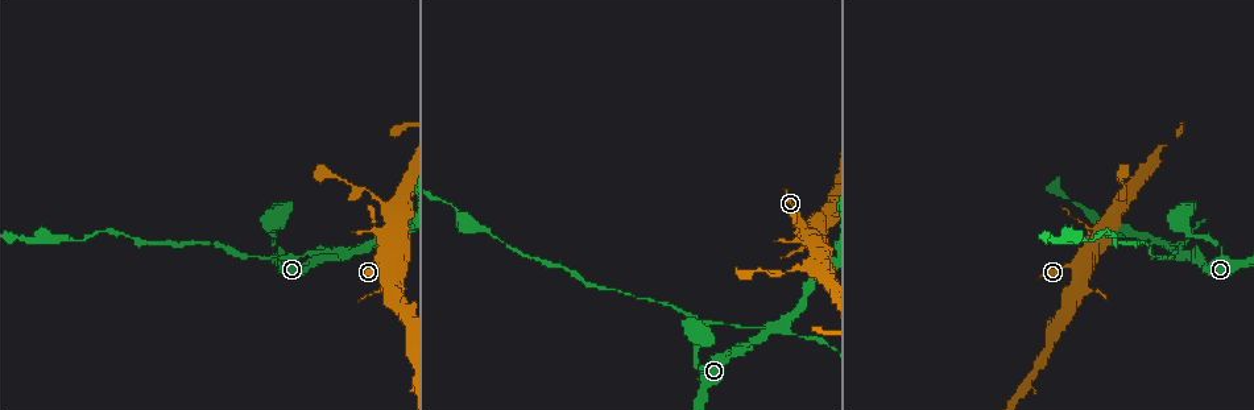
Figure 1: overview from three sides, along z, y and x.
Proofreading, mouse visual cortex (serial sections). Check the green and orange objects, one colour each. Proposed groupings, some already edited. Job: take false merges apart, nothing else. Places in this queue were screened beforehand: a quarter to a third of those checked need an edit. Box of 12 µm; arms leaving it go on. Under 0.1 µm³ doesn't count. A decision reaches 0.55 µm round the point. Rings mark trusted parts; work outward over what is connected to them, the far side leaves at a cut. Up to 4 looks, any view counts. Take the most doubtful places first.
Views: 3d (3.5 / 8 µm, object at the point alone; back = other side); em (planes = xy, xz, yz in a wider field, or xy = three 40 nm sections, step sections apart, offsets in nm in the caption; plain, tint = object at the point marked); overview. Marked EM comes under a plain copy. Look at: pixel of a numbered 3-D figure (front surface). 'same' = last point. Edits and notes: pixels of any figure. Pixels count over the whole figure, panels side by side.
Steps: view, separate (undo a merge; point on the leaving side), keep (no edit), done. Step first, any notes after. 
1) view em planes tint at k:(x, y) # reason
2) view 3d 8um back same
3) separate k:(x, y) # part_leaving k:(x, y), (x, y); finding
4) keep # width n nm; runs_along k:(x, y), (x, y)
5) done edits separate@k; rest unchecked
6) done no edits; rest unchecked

view 3d 8um at 1:(1180, 259) # a narrow waist

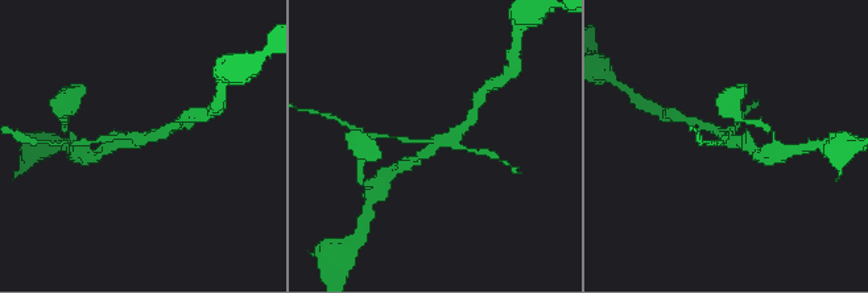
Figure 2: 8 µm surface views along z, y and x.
view em xy step 5 tint at 2:(732, 144) # arms 3; arm_widths 150, 300, 350 nm

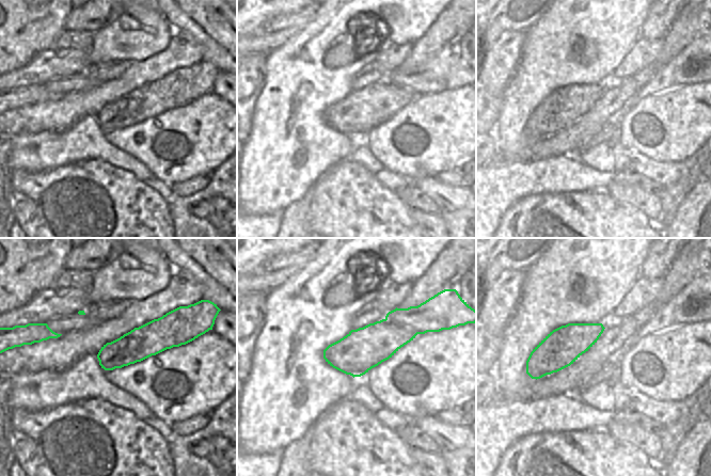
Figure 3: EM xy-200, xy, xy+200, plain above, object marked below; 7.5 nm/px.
separate 2:(405, 140) # part_leaving 2:(429, 141), (372, 135); two cells meet here

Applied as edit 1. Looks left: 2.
view 3d 3.5um at 1:(811, 266) # side arm on a straight run

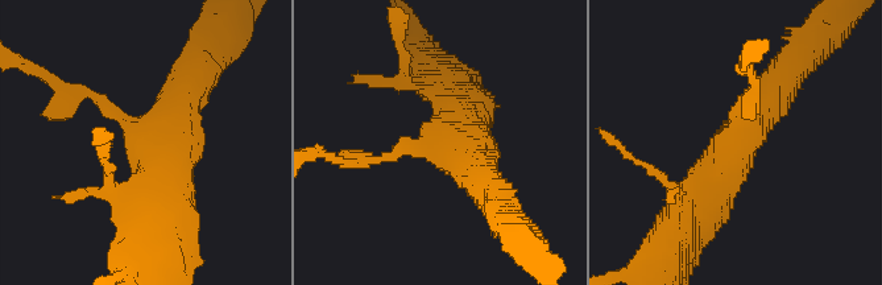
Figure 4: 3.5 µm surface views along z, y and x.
view em xy step 1 tint at 4:(731, 135) # arms 3; arm_widths 150, 500, 500 nm; shape alone is not enough

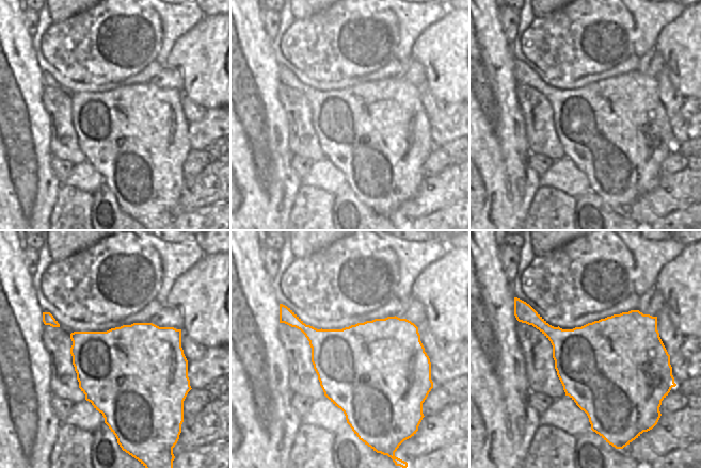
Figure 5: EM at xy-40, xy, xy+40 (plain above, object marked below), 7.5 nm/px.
keep # width 750 nm; runs_along 4:(684, 222), (779, 85); continuous, no second cell

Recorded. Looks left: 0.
done edits separate@2; rest unchecked

